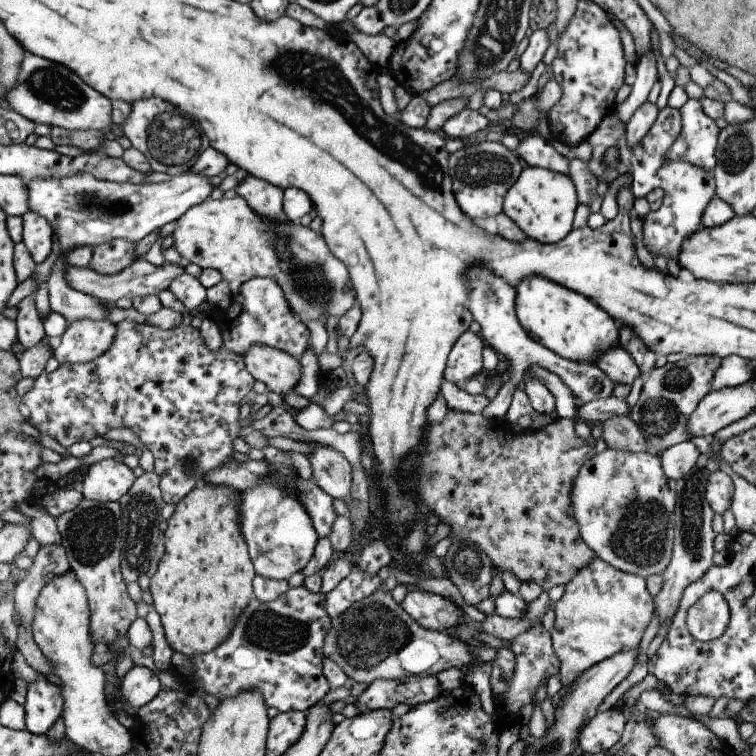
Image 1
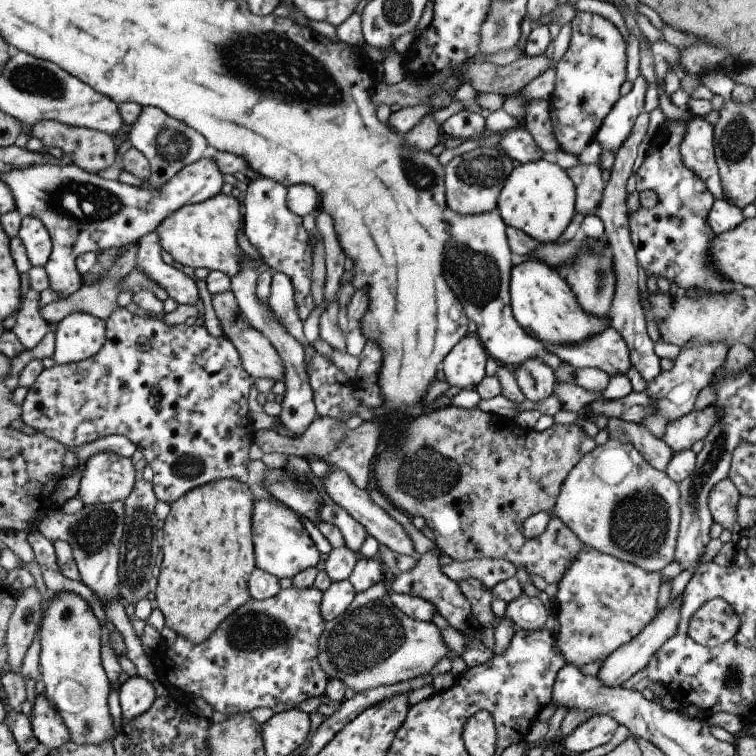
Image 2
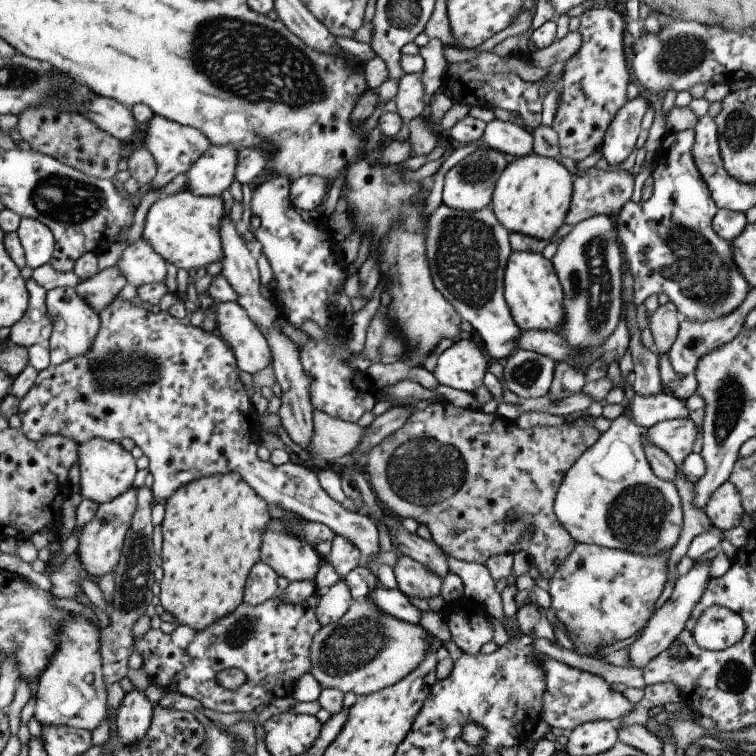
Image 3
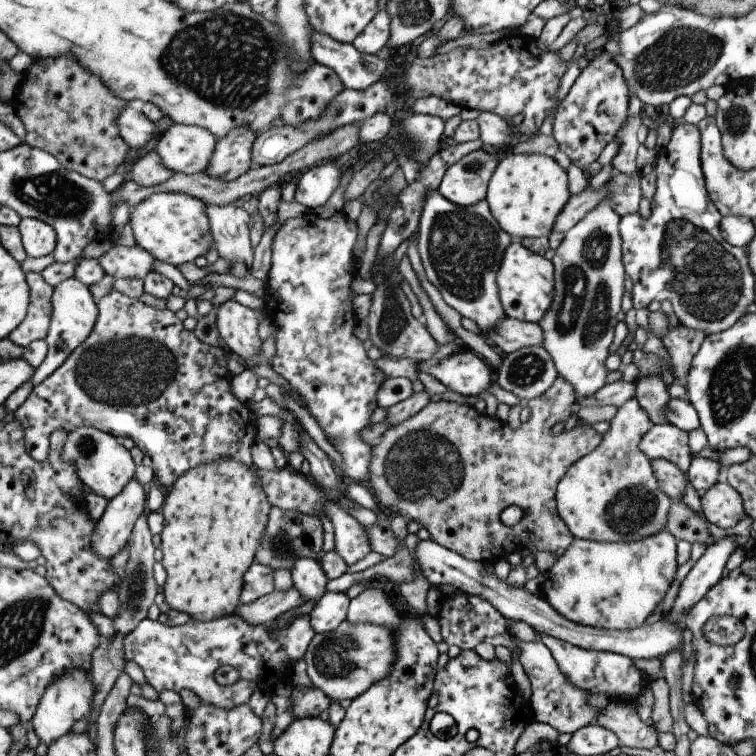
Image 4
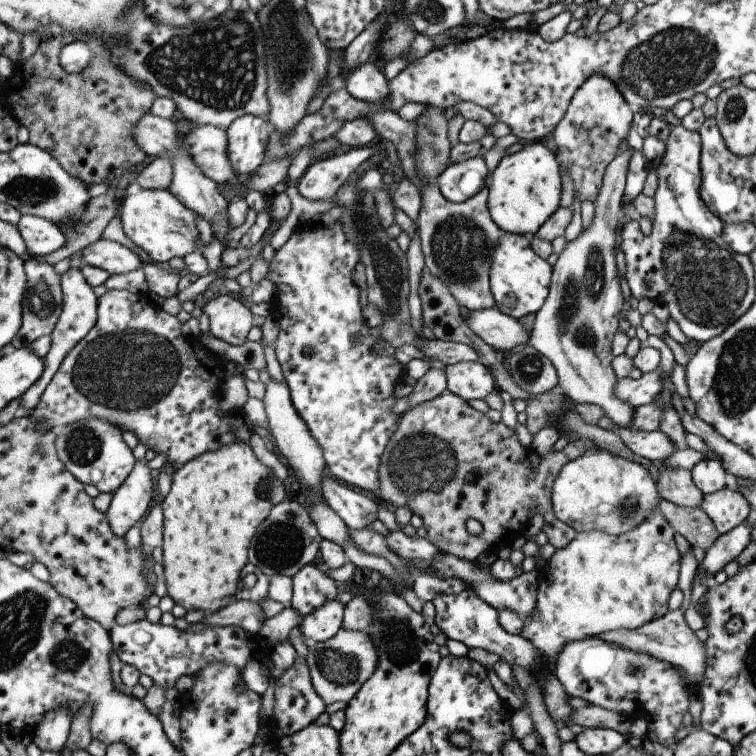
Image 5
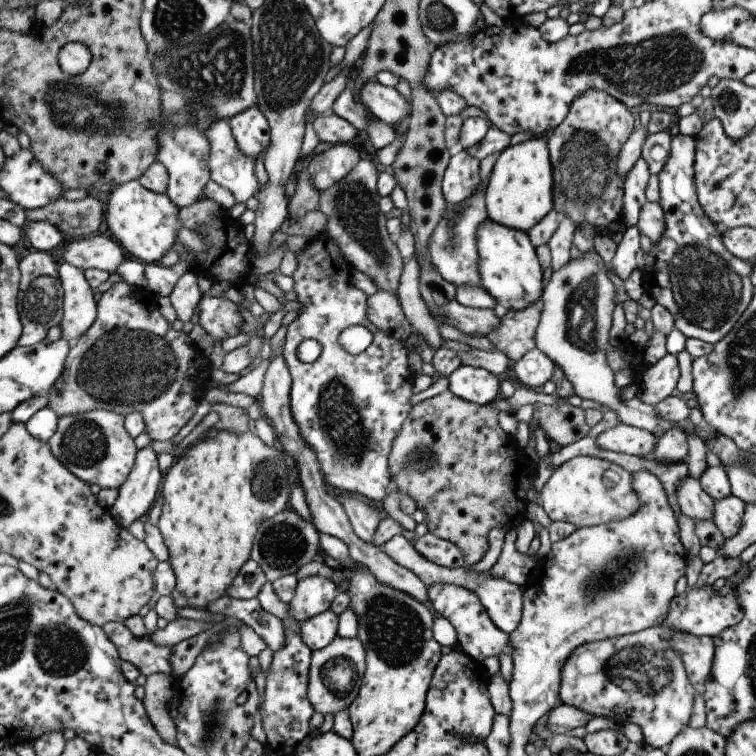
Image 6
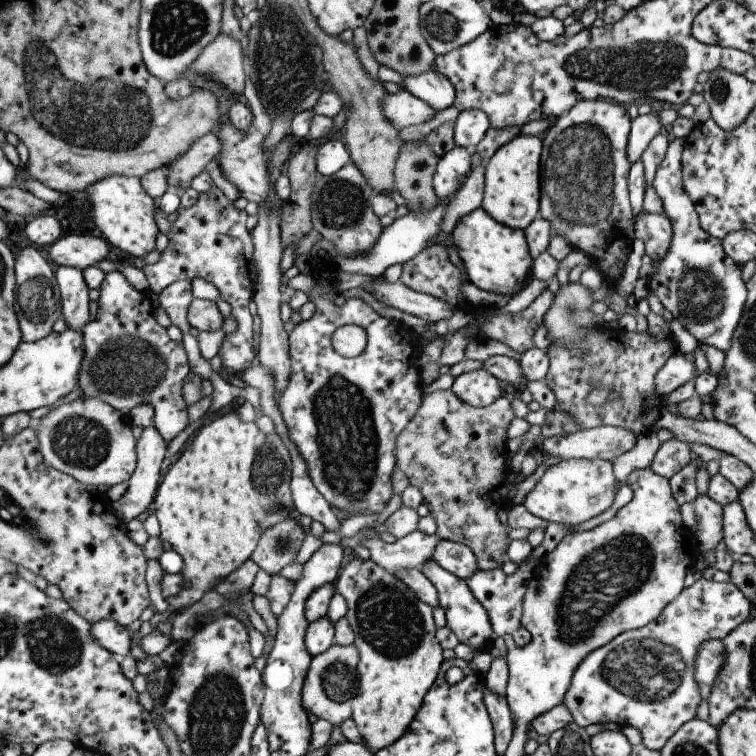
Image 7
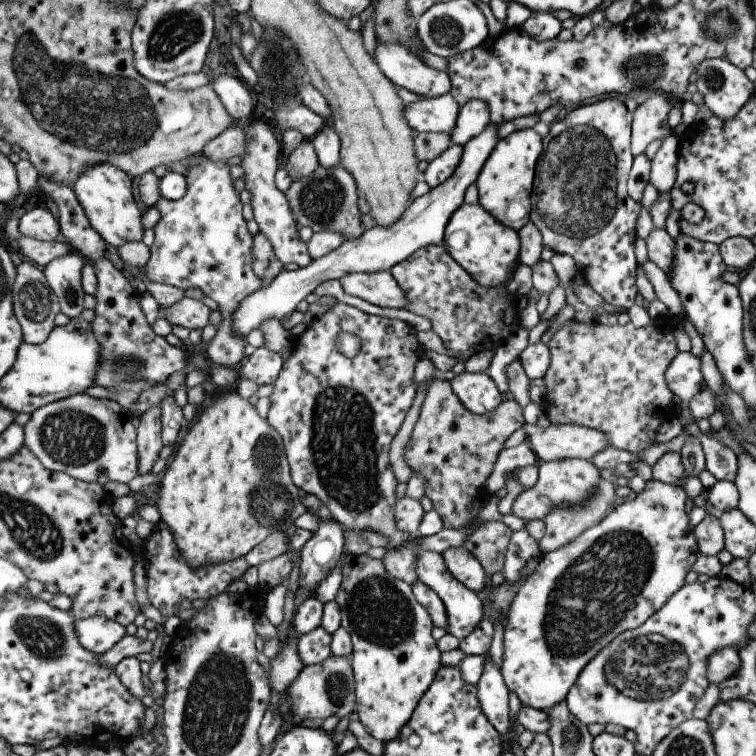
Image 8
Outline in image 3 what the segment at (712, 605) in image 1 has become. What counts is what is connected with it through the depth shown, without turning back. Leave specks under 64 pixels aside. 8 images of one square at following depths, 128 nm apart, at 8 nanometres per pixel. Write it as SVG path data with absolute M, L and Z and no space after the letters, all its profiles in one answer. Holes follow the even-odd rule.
M712 606L695 623L693 640L699 648L722 651L740 642L745 634L744 620L734 611Z

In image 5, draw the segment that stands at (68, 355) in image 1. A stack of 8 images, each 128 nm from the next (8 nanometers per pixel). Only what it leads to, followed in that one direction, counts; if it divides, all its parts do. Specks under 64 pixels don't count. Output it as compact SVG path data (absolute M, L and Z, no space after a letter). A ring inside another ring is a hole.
M80 269L67 270L61 276L61 289L63 294L63 301L61 304L60 316L54 325L54 330L49 334L51 338L51 346L43 358L44 372L38 380L32 383L32 386L21 396L21 412L29 416L31 410L37 407L38 401L43 395L44 389L48 386L50 380L58 367L62 364L66 355L74 348L80 340L82 340L97 323L97 300L99 297L95 295L93 287L88 284L88 281L82 276Z

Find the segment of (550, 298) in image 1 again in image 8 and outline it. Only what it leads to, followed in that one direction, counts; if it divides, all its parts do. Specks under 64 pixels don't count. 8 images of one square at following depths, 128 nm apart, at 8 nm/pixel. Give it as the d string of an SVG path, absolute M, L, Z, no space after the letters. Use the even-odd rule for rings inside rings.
M462 203L445 228L444 246L468 274L485 287L506 286L515 276L515 270L520 264L519 254L521 242L518 231L504 226L496 220L479 203L469 205Z

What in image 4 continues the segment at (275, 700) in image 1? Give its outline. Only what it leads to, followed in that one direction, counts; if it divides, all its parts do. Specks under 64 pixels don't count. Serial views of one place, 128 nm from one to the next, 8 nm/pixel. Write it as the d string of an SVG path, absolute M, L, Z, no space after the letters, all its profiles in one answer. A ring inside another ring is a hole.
M238 614L200 622L191 619L184 625L166 626L160 621L142 620L136 628L124 636L125 662L135 662L146 675L147 684L156 692L179 692L188 688L216 708L236 708L246 704L260 686L264 676L274 670L280 672L280 664L290 672L298 660L302 660L315 636L308 615L296 616L289 625L274 628L275 620L252 626ZM222 667L232 667L240 672L237 684L223 686L215 682L215 673Z

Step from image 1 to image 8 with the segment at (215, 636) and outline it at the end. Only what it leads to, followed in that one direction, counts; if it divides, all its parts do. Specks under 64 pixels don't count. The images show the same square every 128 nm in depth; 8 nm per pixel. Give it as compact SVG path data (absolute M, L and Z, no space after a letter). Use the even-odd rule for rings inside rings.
M235 388L222 390L220 394L212 397L210 405L204 412L201 409L203 409L202 406L196 416L196 424L192 427L191 425L189 426L188 432L180 444L180 448L174 453L174 460L169 461L164 471L159 475L159 497L155 504L162 522L173 532L179 553L193 569L245 557L250 550L257 544L260 544L270 533L274 531L293 531L296 519L301 514L304 514L304 512L308 512L306 507L302 505L301 498L299 497L299 488L292 480L287 454L284 450L280 434L272 428L271 424L268 424L267 420L262 419L258 415L258 412L248 400L241 397Z

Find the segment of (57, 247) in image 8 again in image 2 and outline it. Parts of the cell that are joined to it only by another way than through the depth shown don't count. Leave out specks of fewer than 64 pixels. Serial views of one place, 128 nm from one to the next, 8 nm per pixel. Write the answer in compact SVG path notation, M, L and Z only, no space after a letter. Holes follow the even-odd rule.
M157 232L142 236L138 243L136 252L136 266L140 272L144 272L150 280L154 280L158 286L162 286L168 297L172 298L178 305L194 304L199 300L196 279L186 276L172 265L169 266L162 260L162 248Z

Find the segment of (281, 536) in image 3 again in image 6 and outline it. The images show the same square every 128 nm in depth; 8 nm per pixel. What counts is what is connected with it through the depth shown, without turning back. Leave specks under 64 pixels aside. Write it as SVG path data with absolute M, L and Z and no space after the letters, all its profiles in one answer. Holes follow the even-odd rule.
M323 576L304 577L297 581L288 610L301 623L330 609L340 588L332 579Z

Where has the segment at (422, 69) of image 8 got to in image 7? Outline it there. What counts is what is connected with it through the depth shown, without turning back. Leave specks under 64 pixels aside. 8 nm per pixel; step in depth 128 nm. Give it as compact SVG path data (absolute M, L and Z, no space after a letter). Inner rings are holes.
M435 69L404 79L403 88L430 105L436 113L455 103L455 86Z

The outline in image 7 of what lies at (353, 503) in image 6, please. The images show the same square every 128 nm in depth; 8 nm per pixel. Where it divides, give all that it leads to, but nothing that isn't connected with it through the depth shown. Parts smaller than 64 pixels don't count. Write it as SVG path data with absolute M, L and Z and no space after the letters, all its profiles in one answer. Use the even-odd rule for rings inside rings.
M372 527L364 530L359 544L368 548L371 559L378 566L392 574L400 569L420 568L430 560L435 544L440 540L438 535L427 535L416 530L395 543L387 543Z

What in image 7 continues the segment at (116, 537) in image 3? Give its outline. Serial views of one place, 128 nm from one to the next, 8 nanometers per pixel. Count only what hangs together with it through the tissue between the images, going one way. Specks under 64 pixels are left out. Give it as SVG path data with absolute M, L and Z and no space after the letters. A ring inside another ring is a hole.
M146 427L137 440L137 465L127 480L126 492L113 503L116 516L125 524L138 518L152 504L161 483L160 464L168 456L167 442L154 428Z

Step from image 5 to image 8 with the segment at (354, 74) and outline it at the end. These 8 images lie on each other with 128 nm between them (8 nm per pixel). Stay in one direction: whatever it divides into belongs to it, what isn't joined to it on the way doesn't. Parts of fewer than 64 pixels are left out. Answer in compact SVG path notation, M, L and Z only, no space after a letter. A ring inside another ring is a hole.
M450 94L435 99L416 100L403 108L404 118L420 133L446 133L451 136L459 113L459 104Z

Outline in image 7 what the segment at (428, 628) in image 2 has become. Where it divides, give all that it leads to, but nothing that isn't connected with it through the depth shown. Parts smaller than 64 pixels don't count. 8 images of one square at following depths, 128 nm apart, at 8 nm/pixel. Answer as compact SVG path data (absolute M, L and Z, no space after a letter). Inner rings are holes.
M334 643L322 654L311 658L311 663L303 684L301 699L303 707L318 719L323 718L333 726L341 725L351 718L351 706L360 686L358 663L360 657L354 643L342 646Z

